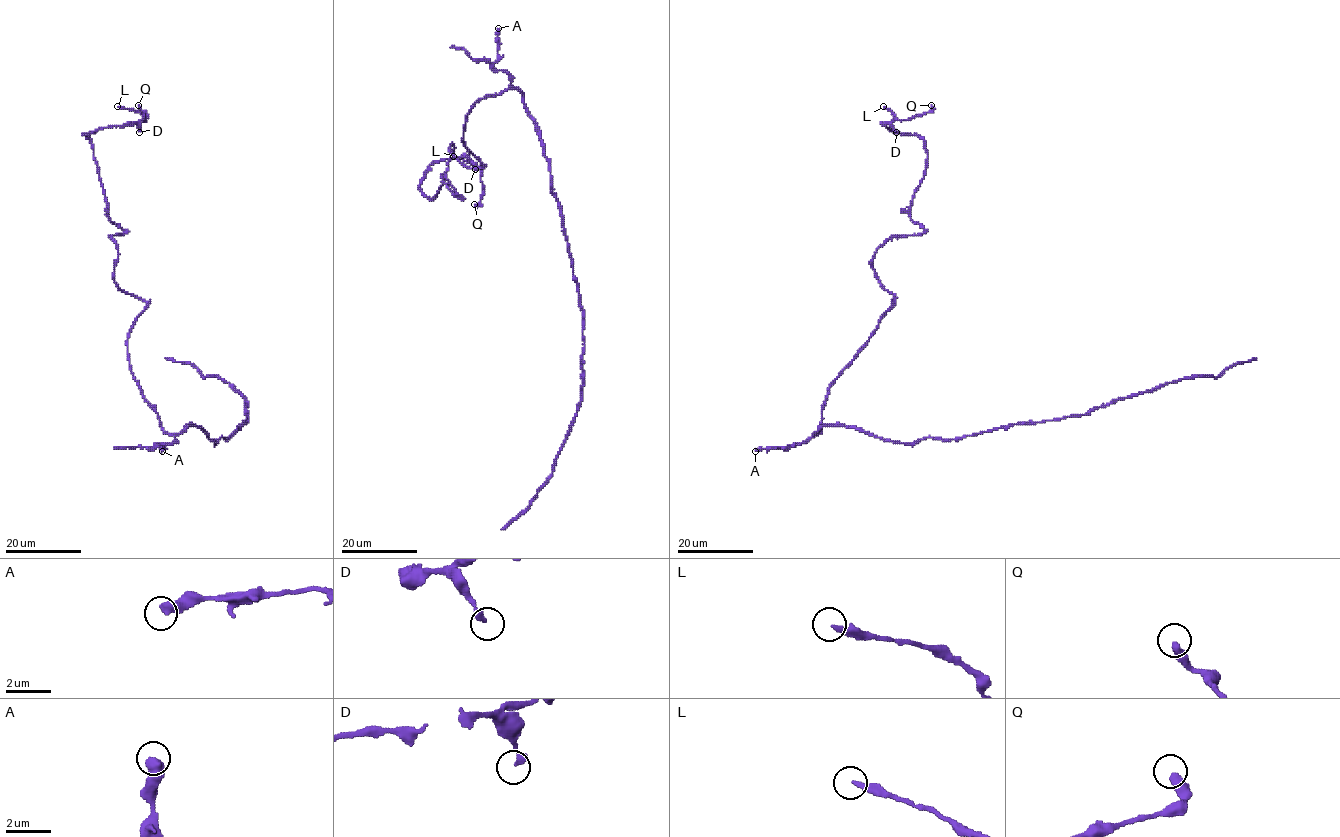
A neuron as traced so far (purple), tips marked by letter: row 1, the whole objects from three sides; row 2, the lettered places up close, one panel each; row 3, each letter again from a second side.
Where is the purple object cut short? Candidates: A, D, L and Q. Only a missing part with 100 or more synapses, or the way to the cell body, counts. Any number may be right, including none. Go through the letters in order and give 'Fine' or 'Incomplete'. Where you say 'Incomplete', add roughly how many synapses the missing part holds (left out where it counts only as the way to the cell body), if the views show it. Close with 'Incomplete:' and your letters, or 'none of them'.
A: Fine
D: Fine
L: Fine
Q: Fine
Incomplete: none of them

